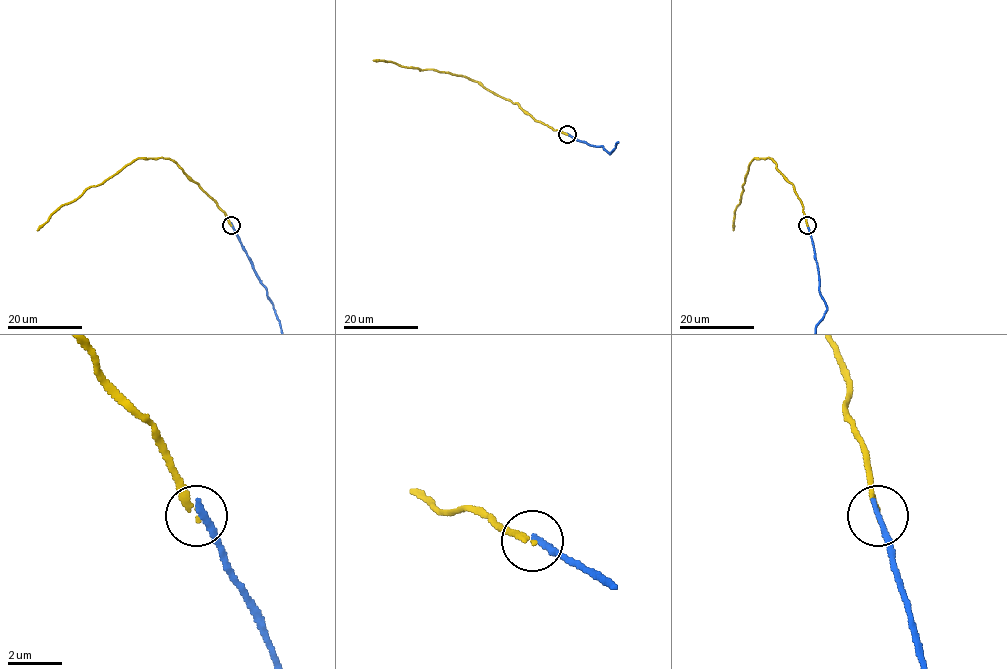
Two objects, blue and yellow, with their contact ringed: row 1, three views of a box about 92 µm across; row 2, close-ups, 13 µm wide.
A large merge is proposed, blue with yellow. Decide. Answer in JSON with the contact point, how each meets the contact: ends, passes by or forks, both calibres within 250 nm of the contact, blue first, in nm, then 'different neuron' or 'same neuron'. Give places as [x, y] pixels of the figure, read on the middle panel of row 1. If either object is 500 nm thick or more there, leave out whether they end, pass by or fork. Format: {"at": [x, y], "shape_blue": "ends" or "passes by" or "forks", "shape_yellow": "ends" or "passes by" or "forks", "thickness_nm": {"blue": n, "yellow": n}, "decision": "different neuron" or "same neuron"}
{"at": [567, 134], "shape_blue": "ends", "shape_yellow": "ends", "thickness_nm": {"blue": 260, "yellow": 170}, "decision": "different neuron"}

